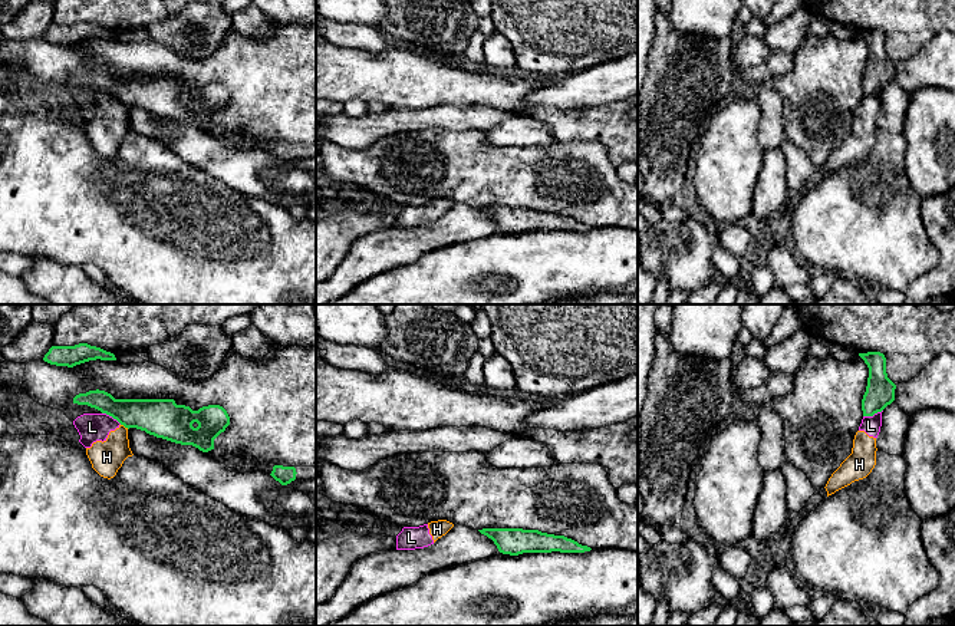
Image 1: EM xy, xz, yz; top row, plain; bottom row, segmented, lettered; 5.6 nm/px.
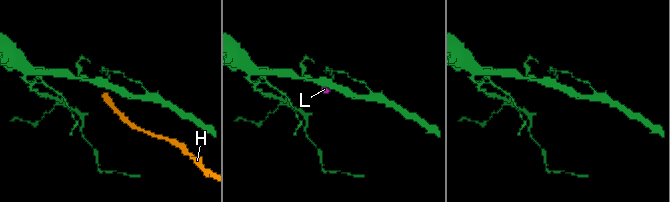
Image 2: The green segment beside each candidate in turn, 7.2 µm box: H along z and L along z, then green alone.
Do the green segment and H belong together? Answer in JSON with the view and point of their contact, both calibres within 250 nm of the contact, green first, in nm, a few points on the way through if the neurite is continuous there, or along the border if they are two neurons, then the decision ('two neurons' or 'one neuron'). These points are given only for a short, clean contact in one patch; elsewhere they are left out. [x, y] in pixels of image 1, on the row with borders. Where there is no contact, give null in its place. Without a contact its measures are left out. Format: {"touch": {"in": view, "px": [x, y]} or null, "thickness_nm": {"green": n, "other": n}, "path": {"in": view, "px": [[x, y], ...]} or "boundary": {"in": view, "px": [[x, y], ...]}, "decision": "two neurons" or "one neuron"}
{"touch": {"in": "xy", "px": [125, 427]}, "thickness_nm": {"green": 220, "other": 180}, "boundary": {"in": "xy", "px": [[121, 424], [128, 428]]}, "decision": "two neurons"}

